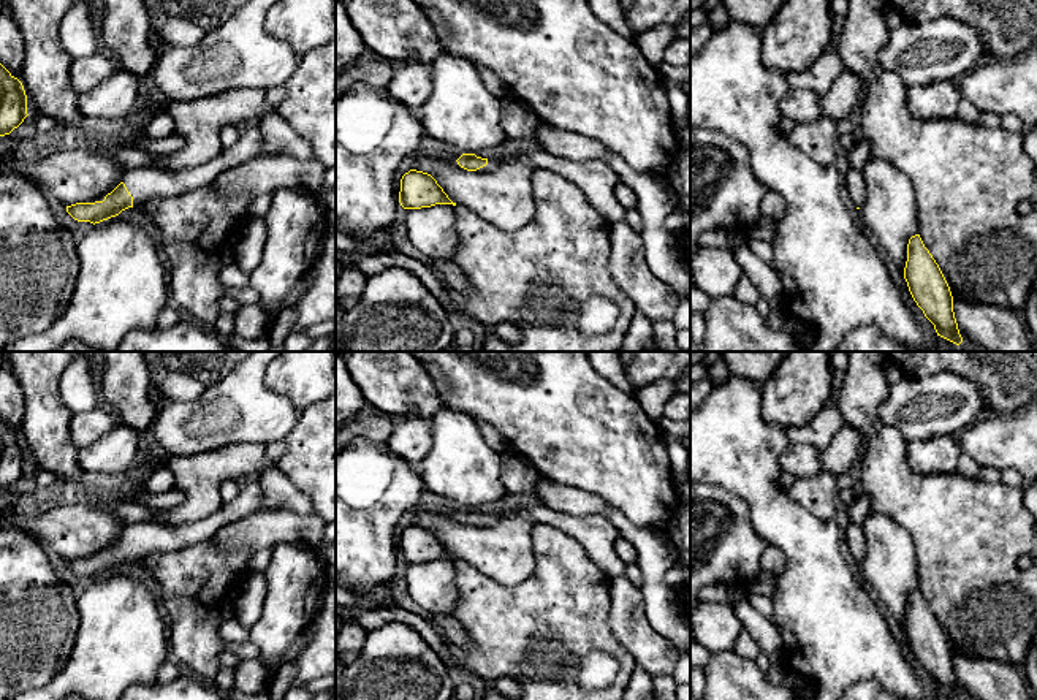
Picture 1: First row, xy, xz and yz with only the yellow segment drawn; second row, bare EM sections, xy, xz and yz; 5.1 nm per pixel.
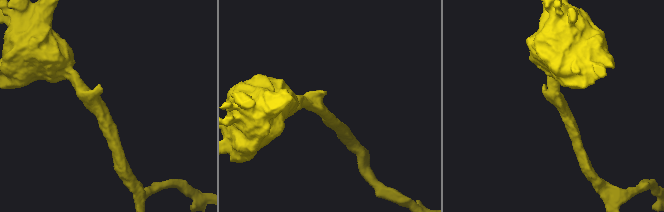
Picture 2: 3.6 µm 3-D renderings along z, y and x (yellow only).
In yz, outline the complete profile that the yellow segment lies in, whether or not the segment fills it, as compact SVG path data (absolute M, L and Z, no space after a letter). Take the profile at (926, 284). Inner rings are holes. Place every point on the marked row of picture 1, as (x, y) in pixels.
M920 234L909 239L904 279L914 301L934 325L937 336L959 345L963 337L955 318L950 287Z

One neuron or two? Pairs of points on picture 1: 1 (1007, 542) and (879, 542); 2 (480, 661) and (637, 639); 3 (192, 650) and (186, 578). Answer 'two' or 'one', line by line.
1: two
2: two
3: one

